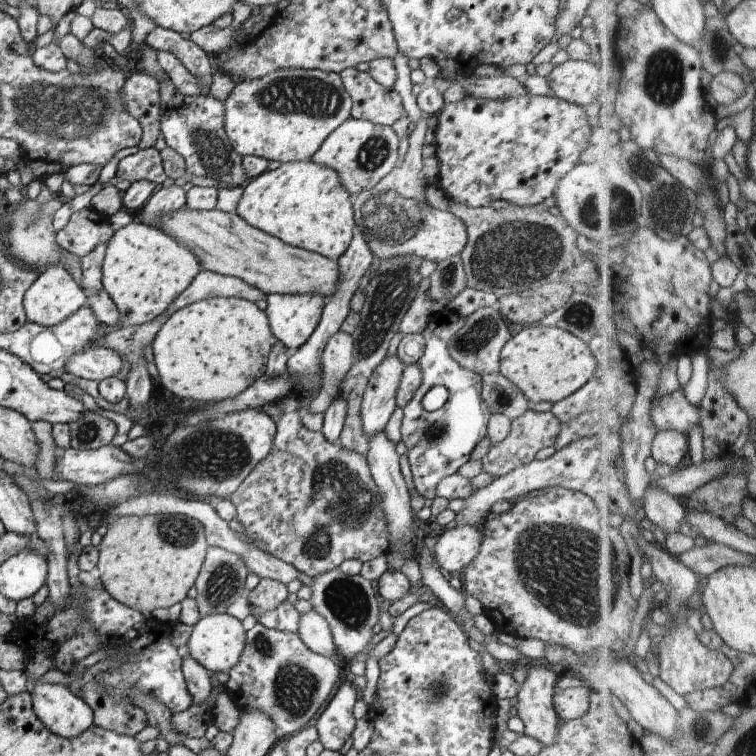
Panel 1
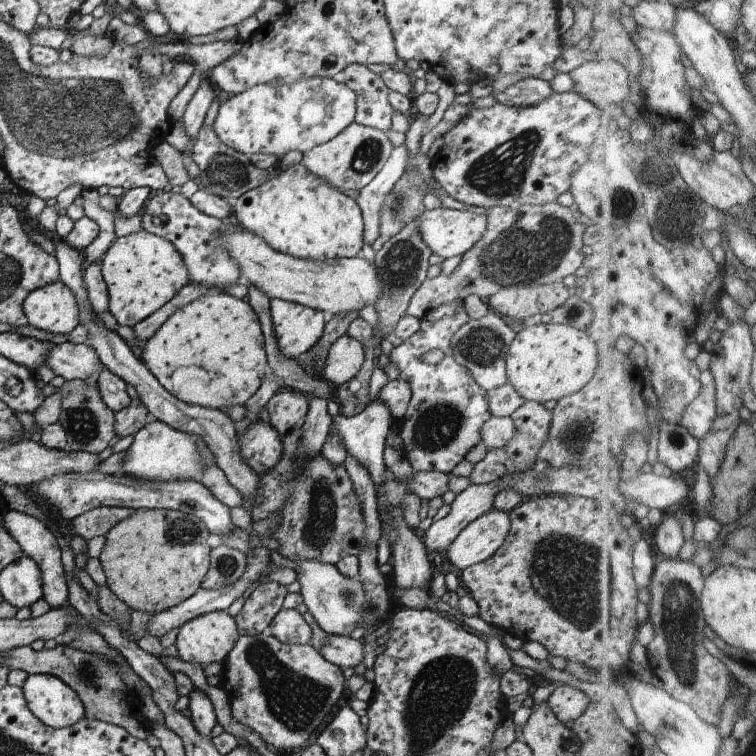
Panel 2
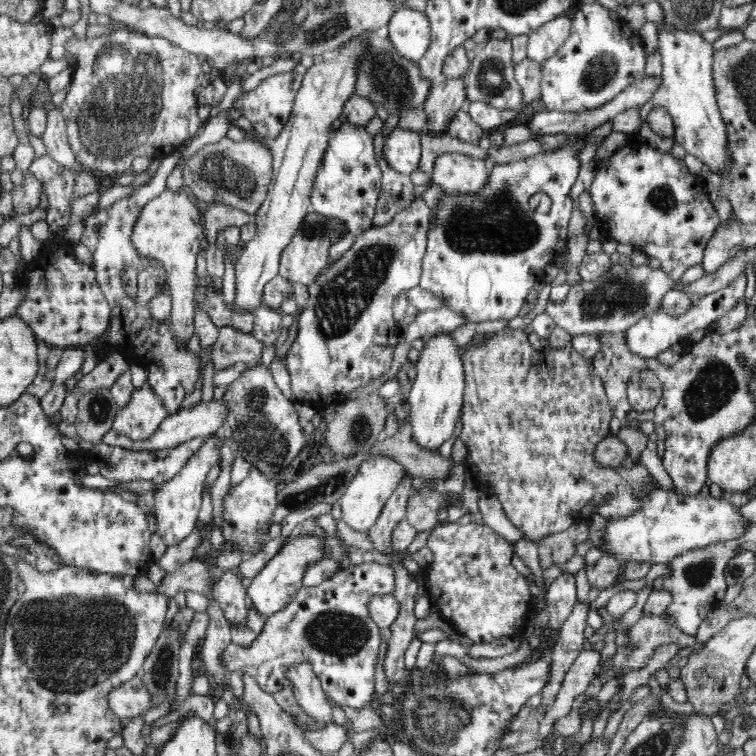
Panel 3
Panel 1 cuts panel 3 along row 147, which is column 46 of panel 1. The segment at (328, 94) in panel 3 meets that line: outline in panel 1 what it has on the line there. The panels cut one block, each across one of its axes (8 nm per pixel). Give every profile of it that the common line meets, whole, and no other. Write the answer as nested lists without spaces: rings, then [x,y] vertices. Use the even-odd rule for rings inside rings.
[[[48,266],[41,270],[34,284],[26,290],[26,294],[23,296],[23,307],[27,320],[42,326],[56,326],[56,324],[64,322],[86,302],[87,296],[82,287],[74,282],[70,273],[62,266]]]

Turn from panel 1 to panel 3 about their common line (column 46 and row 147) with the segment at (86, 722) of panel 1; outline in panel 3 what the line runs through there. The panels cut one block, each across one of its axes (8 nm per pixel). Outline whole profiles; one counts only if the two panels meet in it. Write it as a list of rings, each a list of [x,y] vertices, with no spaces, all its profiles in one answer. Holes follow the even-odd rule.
[[[650,1],[643,7],[647,20],[657,24],[657,48],[662,57],[662,80],[652,98],[638,108],[641,121],[647,120],[647,114],[652,107],[666,109],[673,118],[675,140],[685,148],[688,154],[692,154],[706,164],[714,174],[720,175],[720,172],[730,164],[730,151],[728,151],[726,123],[718,109],[713,83],[715,49],[712,44],[703,39],[702,33],[666,29],[663,14],[657,2]]]

